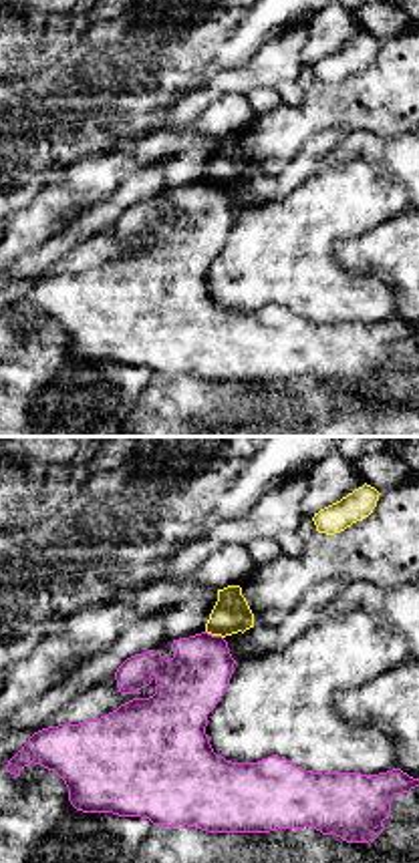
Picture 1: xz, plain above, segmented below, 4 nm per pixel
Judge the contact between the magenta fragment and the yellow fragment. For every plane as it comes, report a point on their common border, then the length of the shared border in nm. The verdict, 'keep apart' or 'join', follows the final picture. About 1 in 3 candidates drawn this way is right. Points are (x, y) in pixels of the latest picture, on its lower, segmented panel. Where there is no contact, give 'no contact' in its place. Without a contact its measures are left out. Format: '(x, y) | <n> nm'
(214, 636) | 80 nm

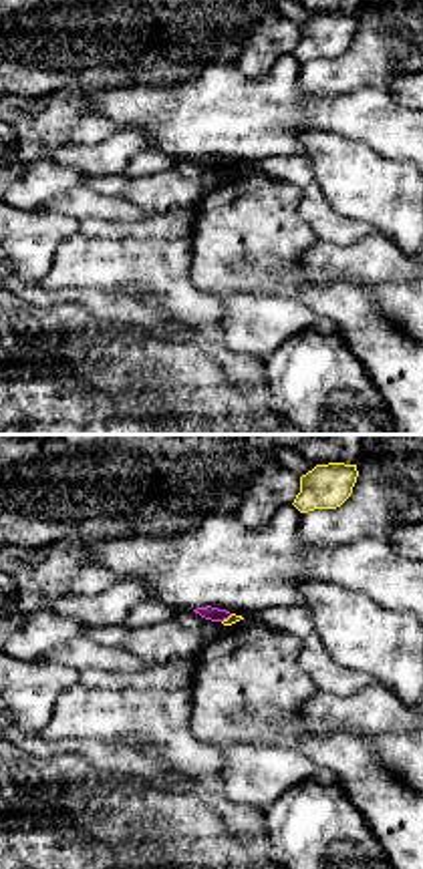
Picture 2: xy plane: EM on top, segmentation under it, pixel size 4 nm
(226, 618) | 60 nm

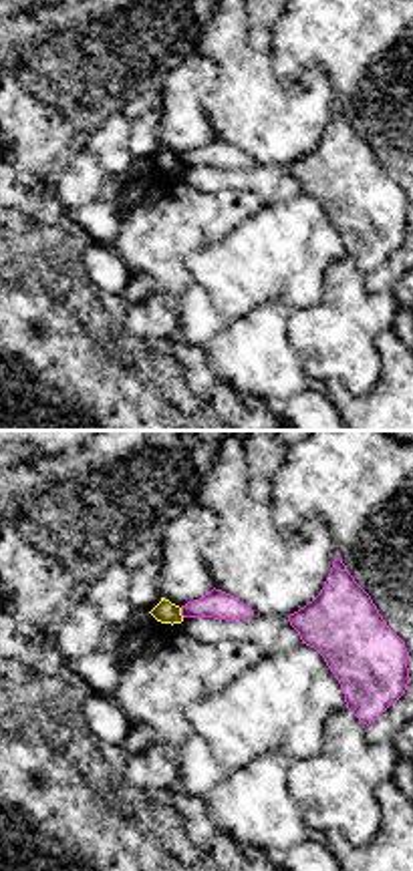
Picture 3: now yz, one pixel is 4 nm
(182, 612) | 40 nm

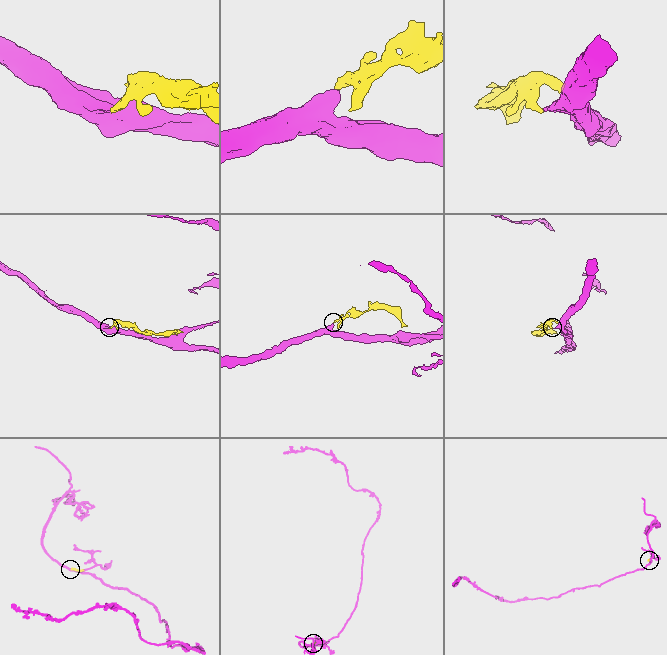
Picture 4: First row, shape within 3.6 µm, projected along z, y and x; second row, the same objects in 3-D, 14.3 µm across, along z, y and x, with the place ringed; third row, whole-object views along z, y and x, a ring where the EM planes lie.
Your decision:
keep apart

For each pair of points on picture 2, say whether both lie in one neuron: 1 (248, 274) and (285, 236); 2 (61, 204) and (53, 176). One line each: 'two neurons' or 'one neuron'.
1: one neuron
2: two neurons

